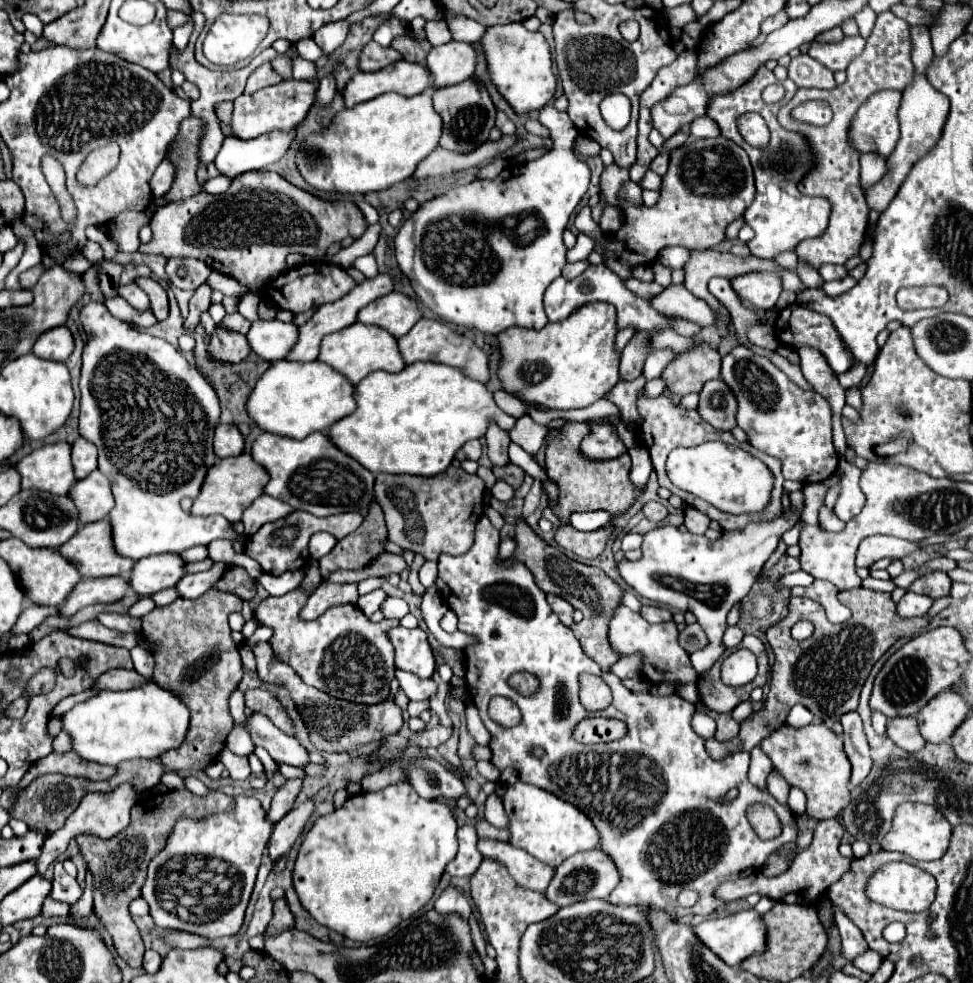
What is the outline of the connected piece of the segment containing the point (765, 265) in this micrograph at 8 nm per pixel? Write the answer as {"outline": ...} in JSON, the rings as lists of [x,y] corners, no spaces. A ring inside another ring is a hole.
{"outline":[[[692,250],[692,252],[690,252],[690,260],[686,262],[684,270],[686,270],[686,278],[684,278],[686,288],[688,288],[694,296],[698,296],[698,298],[702,298],[706,304],[710,304],[710,308],[714,308],[714,296],[708,296],[706,284],[708,284],[708,280],[714,278],[714,276],[722,276],[722,278],[730,280],[749,272],[762,272],[762,270],[764,270],[764,272],[772,272],[772,270],[774,270],[774,272],[780,276],[780,280],[782,280],[782,288],[784,288],[784,290],[794,290],[794,292],[804,290],[804,284],[800,282],[800,278],[798,278],[796,272],[784,270],[776,260],[764,260],[764,258],[758,258],[758,256],[746,256],[746,258],[742,258],[742,256],[734,256],[734,254],[730,254],[730,252]]]}

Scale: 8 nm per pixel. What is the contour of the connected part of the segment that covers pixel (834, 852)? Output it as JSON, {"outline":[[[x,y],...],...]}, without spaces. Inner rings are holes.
{"outline":[[[836,818],[822,820],[815,828],[811,845],[792,858],[792,864],[784,874],[774,876],[774,878],[768,878],[764,874],[754,874],[754,876],[748,876],[748,878],[740,878],[736,882],[724,882],[718,888],[714,888],[714,896],[728,904],[732,900],[746,898],[752,892],[758,892],[760,896],[768,896],[768,898],[772,898],[776,902],[806,904],[806,906],[808,904],[816,904],[818,894],[828,890],[828,886],[832,886],[836,880],[840,880],[842,874],[850,868],[852,860],[844,858],[838,852],[842,834],[844,834],[844,828]]]}

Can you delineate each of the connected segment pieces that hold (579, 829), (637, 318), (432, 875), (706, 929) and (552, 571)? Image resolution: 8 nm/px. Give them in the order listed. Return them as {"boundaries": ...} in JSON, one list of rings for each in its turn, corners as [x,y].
{"boundaries":[[[[516,782],[506,788],[502,804],[510,820],[508,844],[526,850],[552,868],[556,868],[558,864],[562,864],[562,860],[574,856],[576,852],[594,850],[598,846],[598,830],[594,828],[594,824],[590,824],[590,818],[578,812],[578,808],[574,808],[572,804],[558,800],[550,792],[542,792],[540,788],[534,788],[530,784]]],[[[600,264],[600,266],[588,266],[586,272],[582,272],[578,278],[574,280],[566,280],[566,278],[556,278],[546,294],[544,294],[544,310],[546,310],[546,316],[550,322],[558,322],[558,320],[564,320],[566,316],[572,314],[572,310],[576,310],[578,306],[582,306],[584,302],[590,302],[590,300],[602,300],[602,302],[610,302],[616,306],[618,310],[618,330],[624,330],[624,328],[634,328],[636,332],[646,332],[648,334],[648,354],[656,352],[656,350],[672,350],[674,352],[674,358],[678,358],[680,354],[684,354],[686,350],[694,348],[694,338],[688,338],[688,336],[682,336],[674,330],[674,322],[678,318],[672,318],[672,316],[664,316],[660,314],[658,310],[654,310],[654,306],[650,304],[650,300],[646,298],[640,298],[636,296],[634,292],[630,292],[622,278],[616,276],[608,266]]],[[[406,782],[386,786],[380,792],[354,794],[344,806],[320,816],[306,832],[292,872],[298,900],[318,924],[336,930],[344,938],[354,942],[376,940],[416,914],[432,898],[446,864],[456,856],[456,828],[446,804],[420,798]]],[[[742,910],[736,914],[728,914],[728,916],[708,918],[702,924],[692,926],[692,932],[706,948],[710,948],[728,966],[738,966],[740,960],[744,960],[744,956],[752,956],[756,952],[762,952],[764,942],[766,942],[762,916],[754,910]]],[[[524,520],[516,522],[514,536],[516,536],[518,548],[510,560],[522,560],[534,572],[538,586],[546,594],[560,594],[564,600],[568,600],[574,608],[578,608],[584,614],[584,620],[578,624],[572,624],[570,630],[578,638],[584,654],[590,656],[594,662],[598,662],[602,670],[608,670],[620,658],[620,656],[614,656],[614,652],[610,652],[610,644],[606,640],[606,624],[614,612],[614,604],[620,604],[620,594],[622,594],[620,586],[604,570],[576,562],[568,558],[564,552],[560,552],[558,548],[546,544],[540,536],[532,532],[532,528]]]]}

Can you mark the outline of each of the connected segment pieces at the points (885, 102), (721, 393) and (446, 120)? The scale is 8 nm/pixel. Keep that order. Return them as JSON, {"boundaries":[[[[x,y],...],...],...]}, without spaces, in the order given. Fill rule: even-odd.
{"boundaries":[[[[878,92],[858,108],[848,132],[848,142],[858,154],[876,152],[888,158],[894,152],[900,138],[896,116],[900,98],[900,92]]],[[[710,380],[704,384],[698,414],[716,430],[730,430],[736,426],[736,400],[722,380]]],[[[466,80],[450,88],[440,88],[432,94],[432,102],[434,110],[442,118],[442,136],[438,142],[442,148],[458,154],[468,154],[488,140],[488,134],[496,118],[496,108],[484,86],[476,84],[474,80]]]]}

